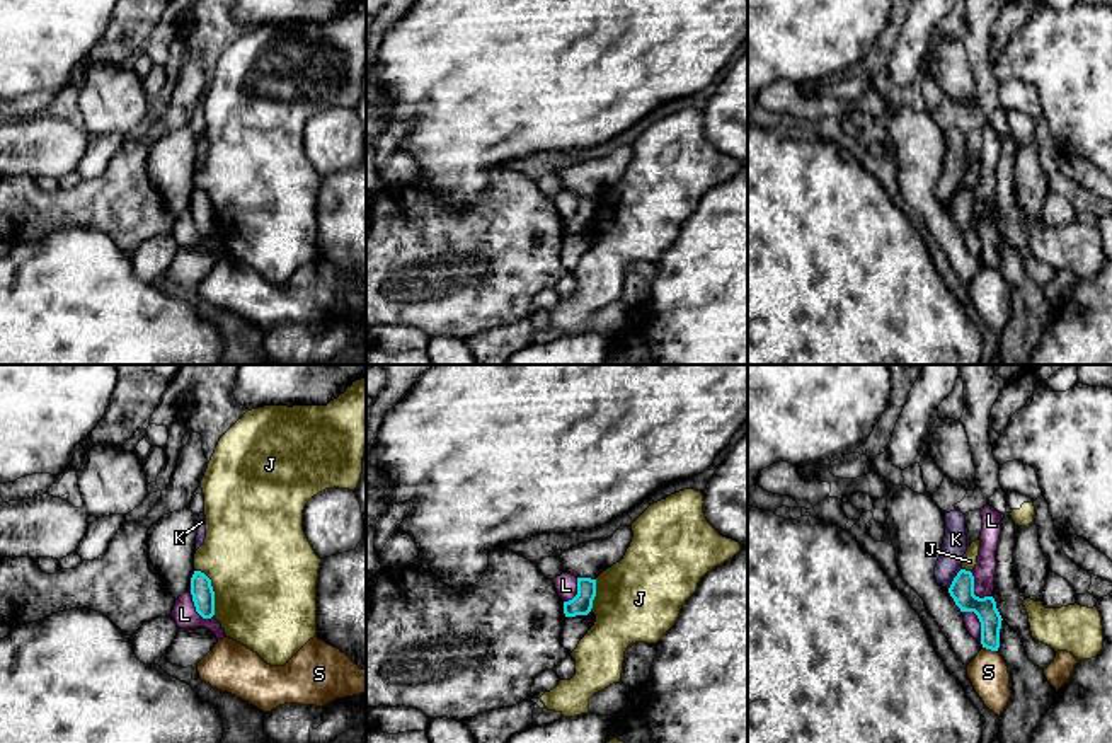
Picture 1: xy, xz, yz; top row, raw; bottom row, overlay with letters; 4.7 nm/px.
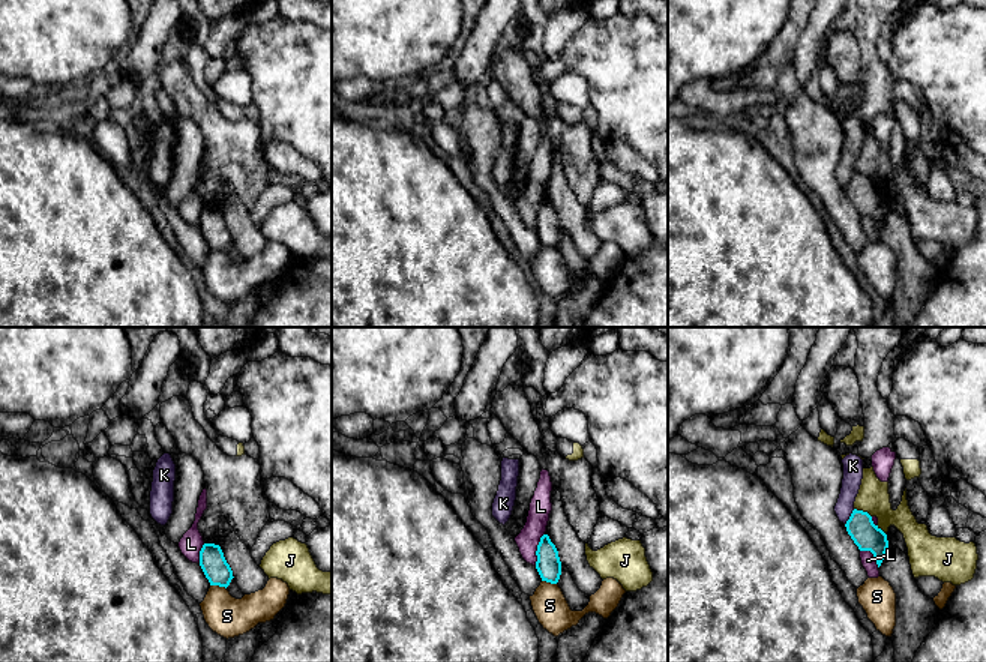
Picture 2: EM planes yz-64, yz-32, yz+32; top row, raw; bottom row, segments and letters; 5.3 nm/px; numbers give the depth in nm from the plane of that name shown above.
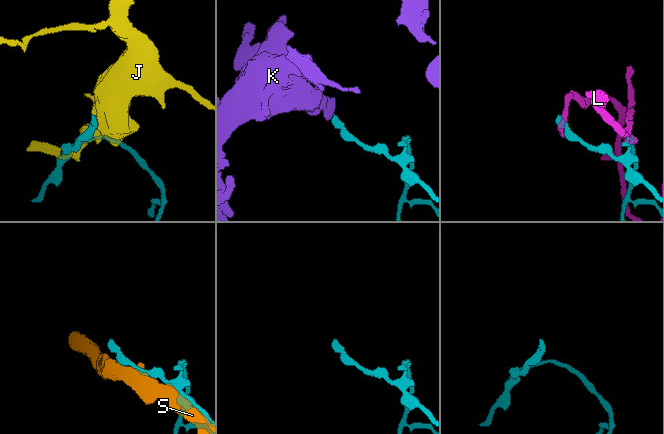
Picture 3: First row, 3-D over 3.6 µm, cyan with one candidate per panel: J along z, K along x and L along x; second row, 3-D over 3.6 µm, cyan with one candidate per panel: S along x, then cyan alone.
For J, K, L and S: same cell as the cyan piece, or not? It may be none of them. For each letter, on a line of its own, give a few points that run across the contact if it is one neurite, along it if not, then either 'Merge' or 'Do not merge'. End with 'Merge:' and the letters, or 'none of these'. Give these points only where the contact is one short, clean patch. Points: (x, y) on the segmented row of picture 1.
J: Do not merge
K: Line: yz (961, 568), (947, 588). Do not merge
L: Line: yz (969, 571), (974, 581), (974, 593), (991, 597). Do not merge
S: Do not merge
Merge: none of these

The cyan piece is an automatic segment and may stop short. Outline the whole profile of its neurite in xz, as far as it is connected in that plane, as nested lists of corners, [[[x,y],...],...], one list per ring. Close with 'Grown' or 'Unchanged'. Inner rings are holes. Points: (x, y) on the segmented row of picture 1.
[[[577,578],[577,595],[564,602],[565,617],[588,615],[593,608],[593,600],[596,596],[596,579]]]. Unchanged

